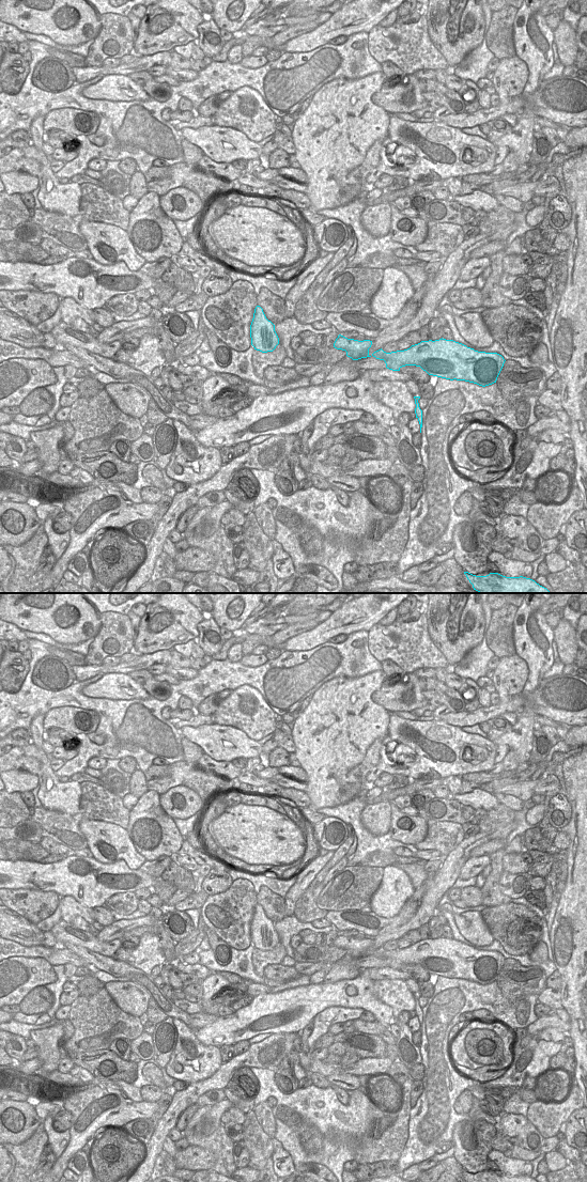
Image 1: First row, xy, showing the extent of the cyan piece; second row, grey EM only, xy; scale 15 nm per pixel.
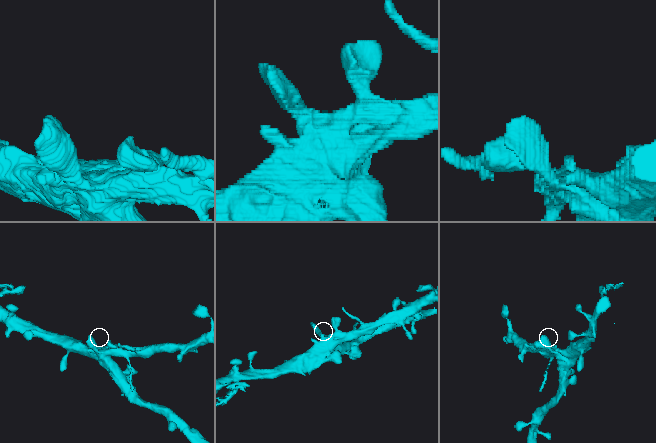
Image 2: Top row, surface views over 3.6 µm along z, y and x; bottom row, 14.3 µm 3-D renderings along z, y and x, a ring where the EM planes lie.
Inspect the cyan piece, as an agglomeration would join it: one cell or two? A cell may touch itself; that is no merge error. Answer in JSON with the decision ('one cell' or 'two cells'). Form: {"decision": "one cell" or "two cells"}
{"decision": "one cell"}

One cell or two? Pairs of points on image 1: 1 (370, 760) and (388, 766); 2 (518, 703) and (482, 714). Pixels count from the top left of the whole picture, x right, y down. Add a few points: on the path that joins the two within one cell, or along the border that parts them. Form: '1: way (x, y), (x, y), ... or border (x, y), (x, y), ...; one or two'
1: border (383, 739), (380, 745), (380, 760), (364, 779); two
2: way (509, 706), (491, 712); one

